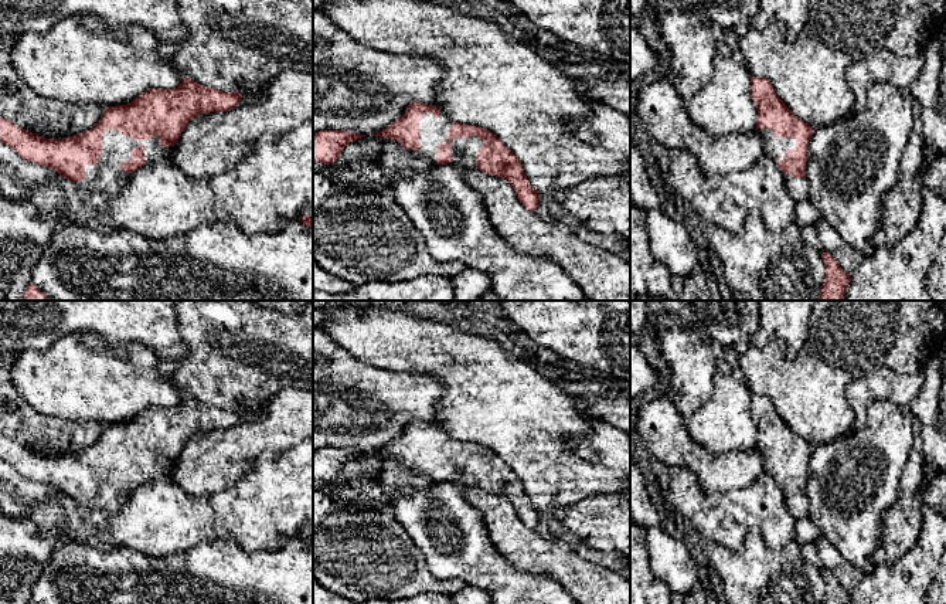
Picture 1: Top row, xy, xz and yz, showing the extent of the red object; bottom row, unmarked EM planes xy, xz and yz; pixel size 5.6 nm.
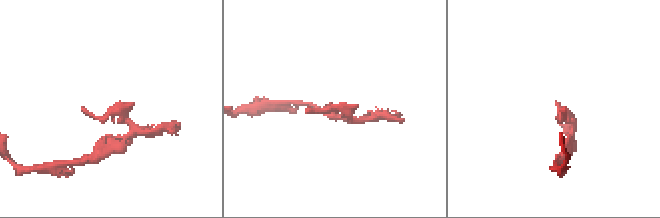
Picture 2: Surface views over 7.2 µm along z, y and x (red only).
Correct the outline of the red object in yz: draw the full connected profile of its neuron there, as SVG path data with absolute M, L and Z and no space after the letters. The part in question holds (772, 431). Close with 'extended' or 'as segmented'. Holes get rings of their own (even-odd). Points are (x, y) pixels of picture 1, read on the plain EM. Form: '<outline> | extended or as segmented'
M752 394L752 417L758 428L755 448L765 459L763 472L782 488L793 516L809 519L806 481L813 445L792 431L766 396Z | extended

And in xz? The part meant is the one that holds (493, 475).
M409 421L398 438L371 454L397 458L436 482L479 486L506 496L525 526L535 529L538 525L540 512L524 492L520 476L494 451L453 440L435 423Z | extended

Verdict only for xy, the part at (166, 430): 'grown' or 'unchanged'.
grown

